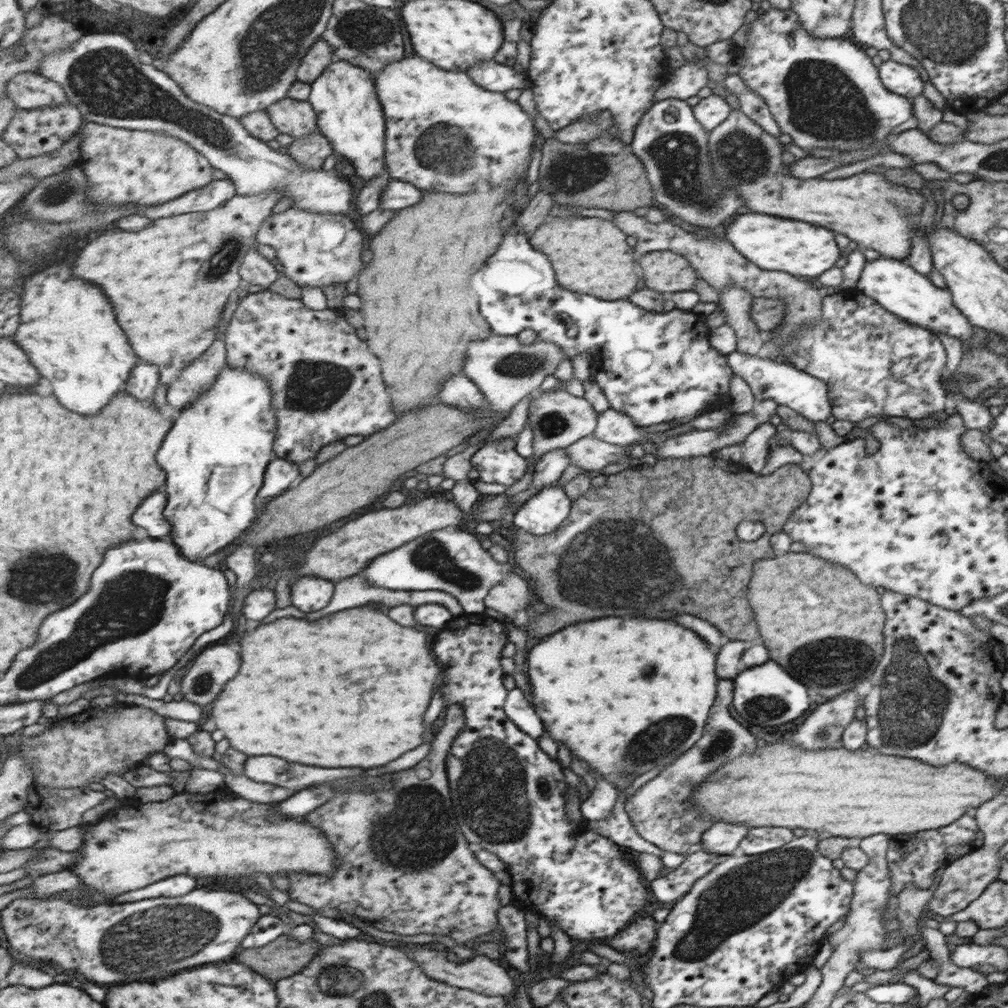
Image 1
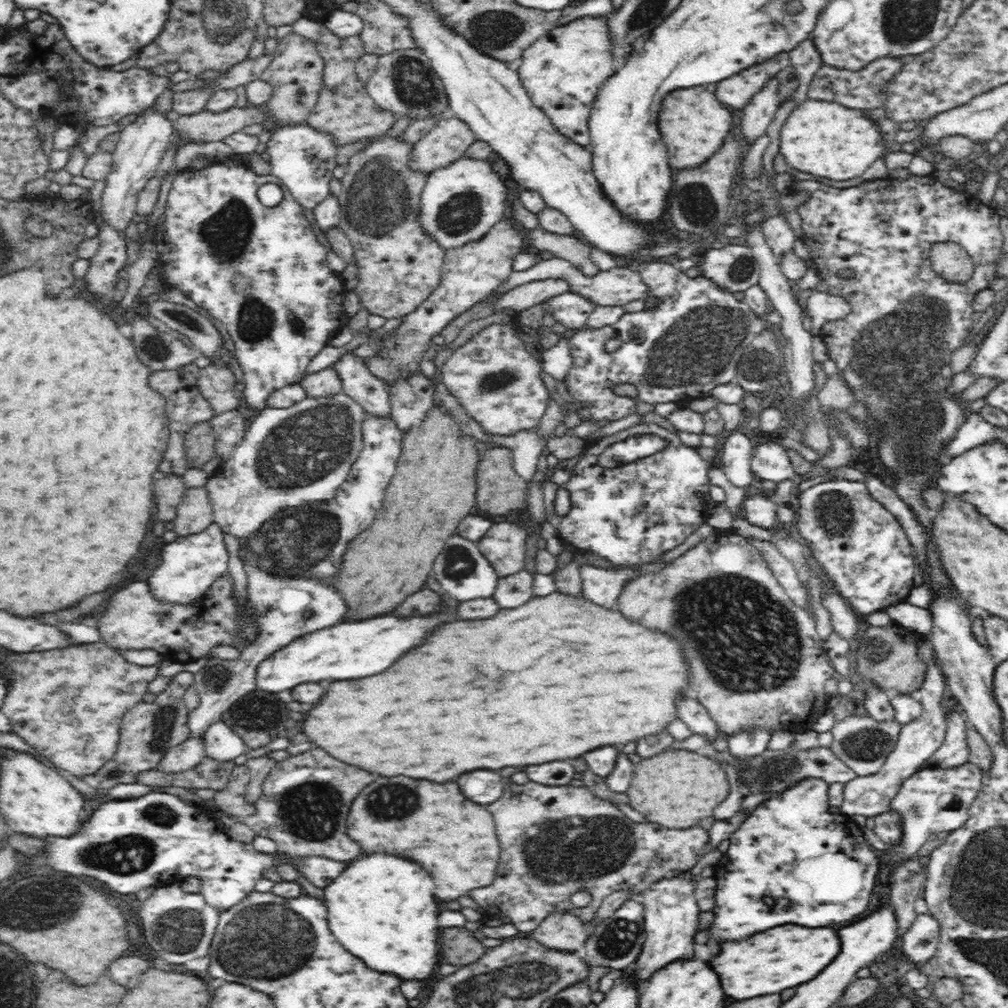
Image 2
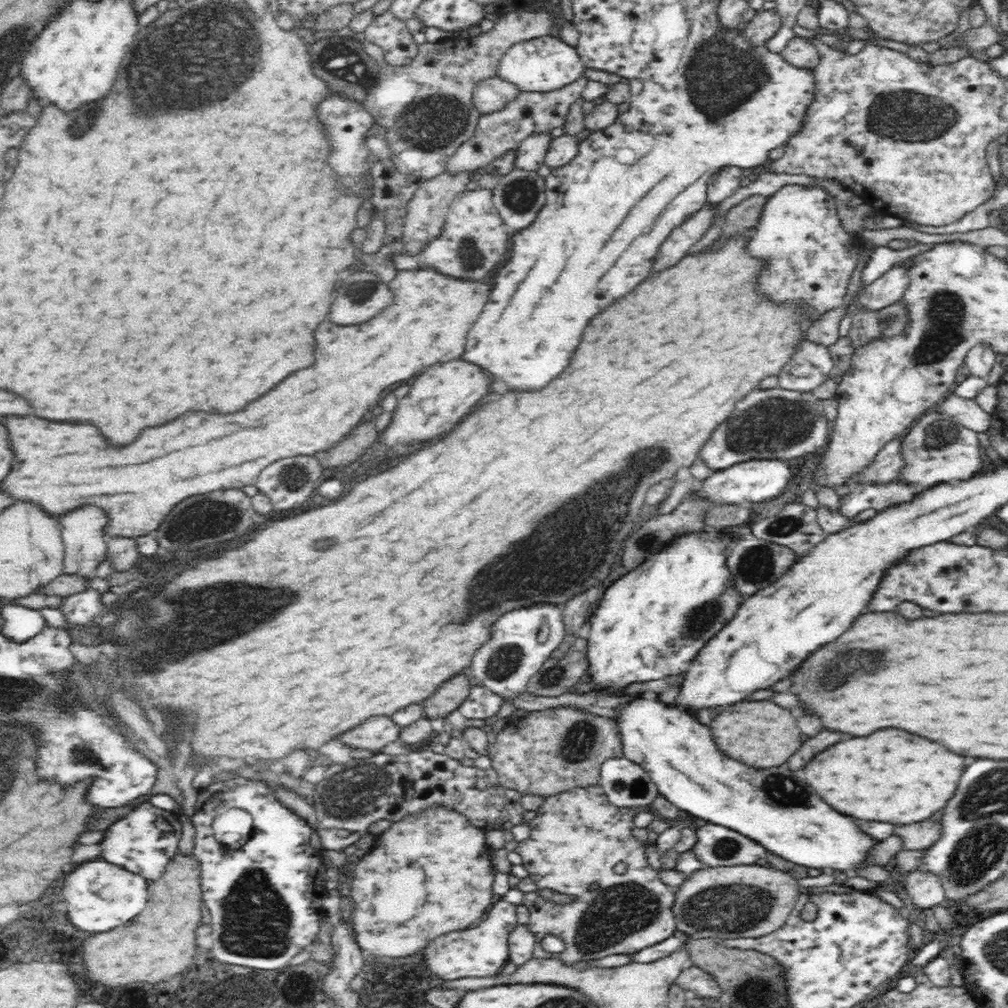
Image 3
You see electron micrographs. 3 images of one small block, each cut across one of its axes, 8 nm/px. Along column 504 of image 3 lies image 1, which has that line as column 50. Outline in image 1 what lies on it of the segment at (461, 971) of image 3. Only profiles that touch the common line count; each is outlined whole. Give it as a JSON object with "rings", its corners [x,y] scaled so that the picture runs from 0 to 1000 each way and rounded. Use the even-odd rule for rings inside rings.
{"rings":[[[198,881],[183,891],[153,891],[153,893],[115,897],[111,901],[109,897],[95,901],[81,901],[66,893],[20,891],[2,903],[1,909],[8,935],[16,944],[34,948],[38,952],[46,952],[54,958],[62,956],[62,960],[65,962],[77,962],[77,964],[81,962],[81,966],[87,972],[97,976],[127,976],[133,972],[143,974],[143,970],[161,970],[175,966],[183,960],[222,954],[230,950],[244,933],[244,929],[258,915],[260,905],[256,897],[252,897],[238,885]]]}

